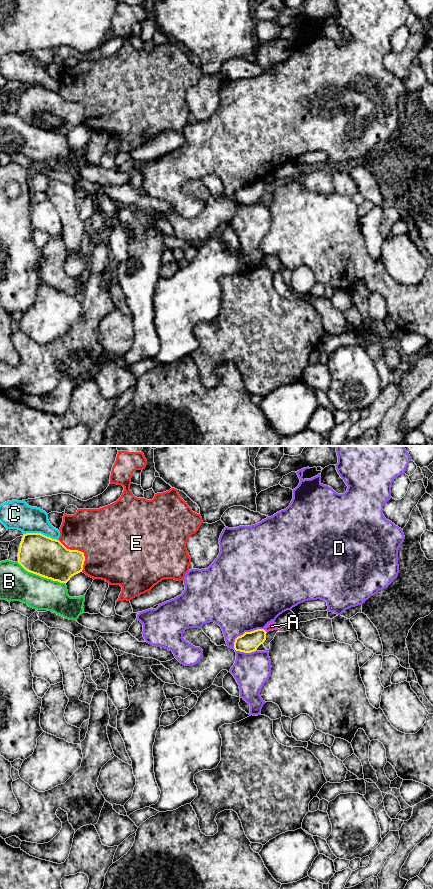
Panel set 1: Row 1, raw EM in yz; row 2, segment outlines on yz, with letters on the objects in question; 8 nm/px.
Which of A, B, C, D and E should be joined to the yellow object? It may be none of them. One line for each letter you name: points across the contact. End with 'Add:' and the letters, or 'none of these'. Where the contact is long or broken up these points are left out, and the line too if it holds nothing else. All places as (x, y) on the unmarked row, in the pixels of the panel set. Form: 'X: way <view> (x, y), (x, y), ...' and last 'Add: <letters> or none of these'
Add: none of these

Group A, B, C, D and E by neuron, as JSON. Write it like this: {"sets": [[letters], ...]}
{"sets": [["A"], ["B"], ["C"], ["D"], ["E"]]}

